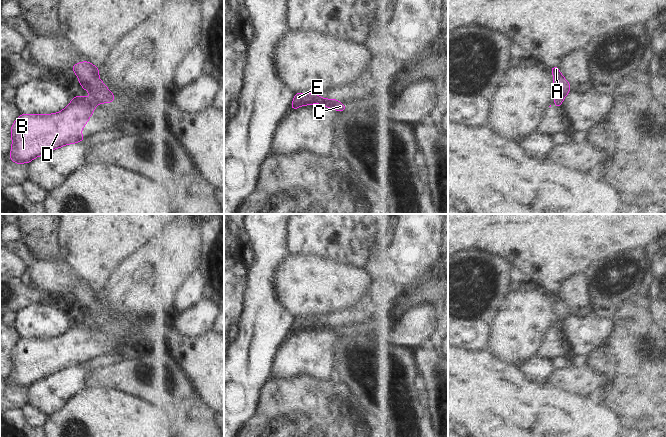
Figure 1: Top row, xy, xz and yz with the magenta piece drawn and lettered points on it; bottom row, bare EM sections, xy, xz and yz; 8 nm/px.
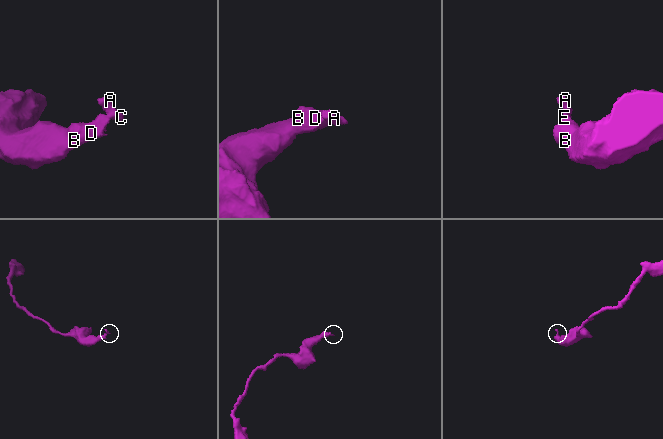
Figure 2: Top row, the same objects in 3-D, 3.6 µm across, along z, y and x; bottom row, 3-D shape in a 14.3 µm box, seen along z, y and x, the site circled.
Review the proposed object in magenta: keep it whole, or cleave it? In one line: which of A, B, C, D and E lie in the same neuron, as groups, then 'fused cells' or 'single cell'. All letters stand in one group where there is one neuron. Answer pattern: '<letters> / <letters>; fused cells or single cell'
A C / B D E; fused cells

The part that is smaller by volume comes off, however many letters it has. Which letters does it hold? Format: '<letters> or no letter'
A, C

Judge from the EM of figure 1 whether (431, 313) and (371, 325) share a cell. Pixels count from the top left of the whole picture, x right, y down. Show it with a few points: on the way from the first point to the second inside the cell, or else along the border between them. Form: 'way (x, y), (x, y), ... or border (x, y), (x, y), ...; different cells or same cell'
way (416, 327), (414, 329), (386, 329); same cell

